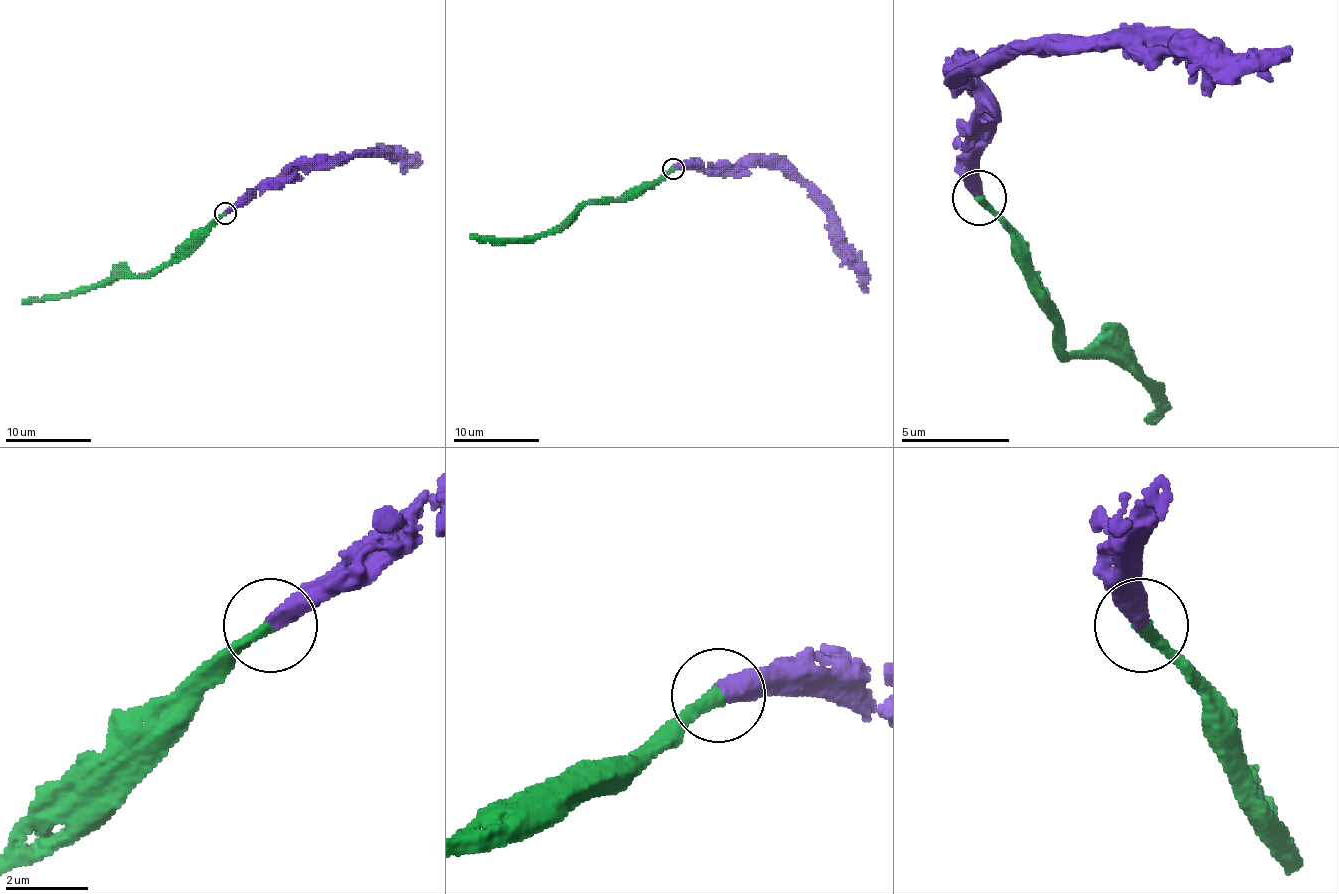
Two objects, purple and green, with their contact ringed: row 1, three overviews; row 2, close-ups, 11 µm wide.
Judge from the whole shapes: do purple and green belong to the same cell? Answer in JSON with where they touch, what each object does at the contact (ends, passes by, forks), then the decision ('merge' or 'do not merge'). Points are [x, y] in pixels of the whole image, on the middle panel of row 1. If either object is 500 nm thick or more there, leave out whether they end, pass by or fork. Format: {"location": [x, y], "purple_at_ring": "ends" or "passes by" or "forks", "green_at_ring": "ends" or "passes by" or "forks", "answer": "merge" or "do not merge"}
{"location": [673, 168], "purple_at_ring": "ends", "green_at_ring": "ends", "answer": "merge"}

